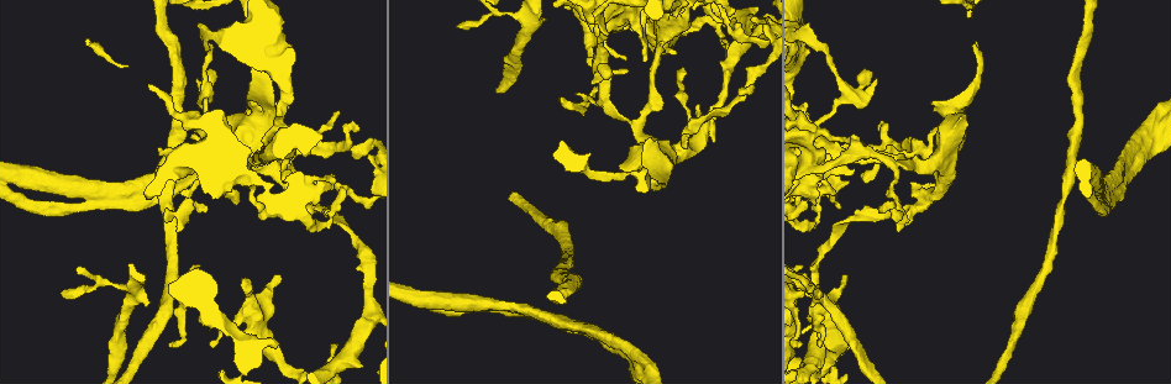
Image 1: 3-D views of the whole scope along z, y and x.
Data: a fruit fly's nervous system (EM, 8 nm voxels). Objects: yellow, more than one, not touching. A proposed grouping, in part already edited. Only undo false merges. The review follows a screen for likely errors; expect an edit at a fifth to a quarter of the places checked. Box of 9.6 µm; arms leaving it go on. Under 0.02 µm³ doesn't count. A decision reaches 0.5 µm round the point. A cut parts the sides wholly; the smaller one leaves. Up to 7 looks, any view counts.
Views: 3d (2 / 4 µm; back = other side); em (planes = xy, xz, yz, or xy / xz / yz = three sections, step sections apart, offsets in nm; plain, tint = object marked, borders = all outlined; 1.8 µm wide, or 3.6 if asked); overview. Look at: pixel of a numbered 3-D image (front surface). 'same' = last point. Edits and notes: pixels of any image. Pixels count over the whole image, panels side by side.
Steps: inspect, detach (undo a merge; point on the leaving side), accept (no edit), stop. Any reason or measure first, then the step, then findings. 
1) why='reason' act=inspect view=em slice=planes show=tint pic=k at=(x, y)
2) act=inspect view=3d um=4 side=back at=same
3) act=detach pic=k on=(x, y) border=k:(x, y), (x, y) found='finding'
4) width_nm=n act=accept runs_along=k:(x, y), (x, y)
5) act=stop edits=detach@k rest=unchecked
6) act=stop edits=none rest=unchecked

why='arms part here' act=inspect view=em um=3.6 slice=xy step=8 show=tint pic=1 at=(207, 95)

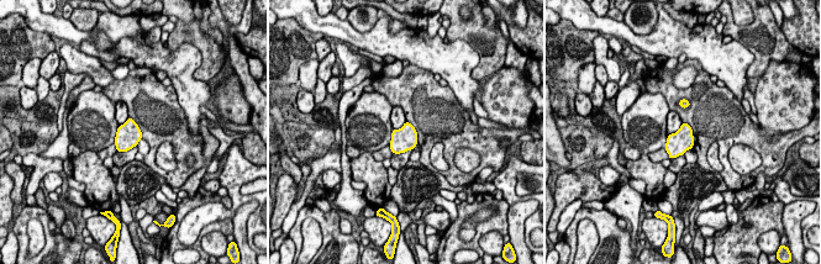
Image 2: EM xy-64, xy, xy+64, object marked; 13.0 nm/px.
why='cut it another way' act=inspect view=em um=3.6 slice=planes show=tint at=same

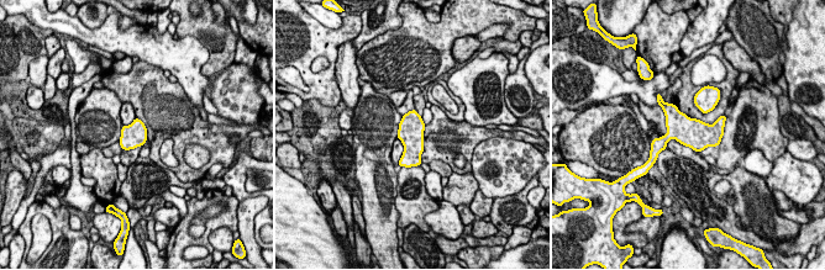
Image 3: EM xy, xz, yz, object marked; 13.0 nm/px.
width_nm=320 act=accept found='one neuron here'

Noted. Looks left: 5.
why='abrupt turn' act=inspect view=3d um=2 pic=1 at=(328, 183)

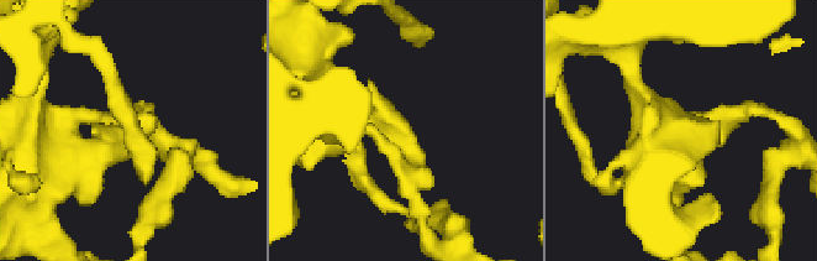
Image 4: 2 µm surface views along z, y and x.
arm_widths_nm=190,380 why='need the tissue' act=inspect view=em slice=planes show=tint pic=4 at=(413, 168)

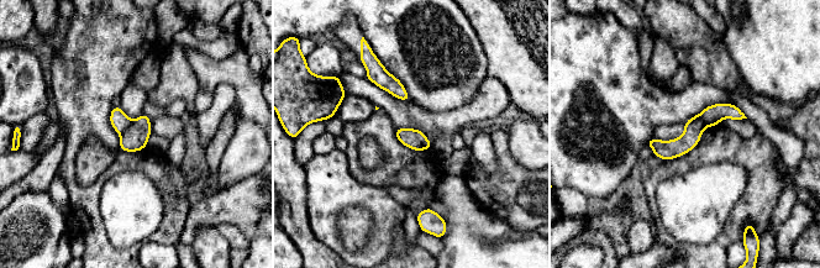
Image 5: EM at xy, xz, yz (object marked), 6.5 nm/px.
act=accept runs_along=5:(740, 115), (709, 116), (679, 146), (652, 143) found='all the same neuron'

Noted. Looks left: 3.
why='arms part here' act=inspect view=em slice=yz step=8 show=tint pic=1 at=(495, 306)

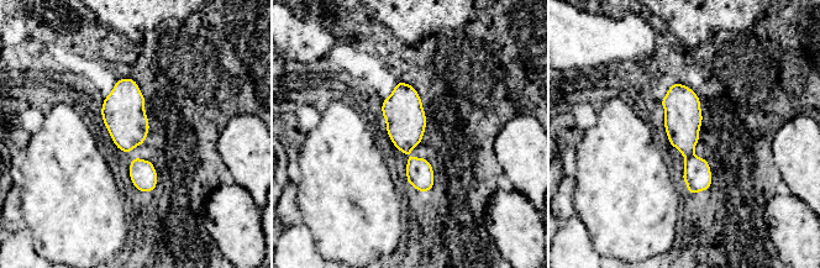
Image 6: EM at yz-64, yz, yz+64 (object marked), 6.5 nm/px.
act=inspect view=em slice=xy step=8 show=tint at=same

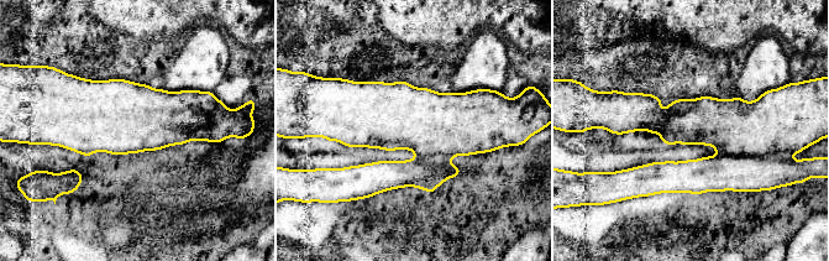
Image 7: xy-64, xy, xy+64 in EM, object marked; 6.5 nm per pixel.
act=accept found='continuous, no second neuron'

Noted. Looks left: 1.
act=stop edits=none rest=unchecked

